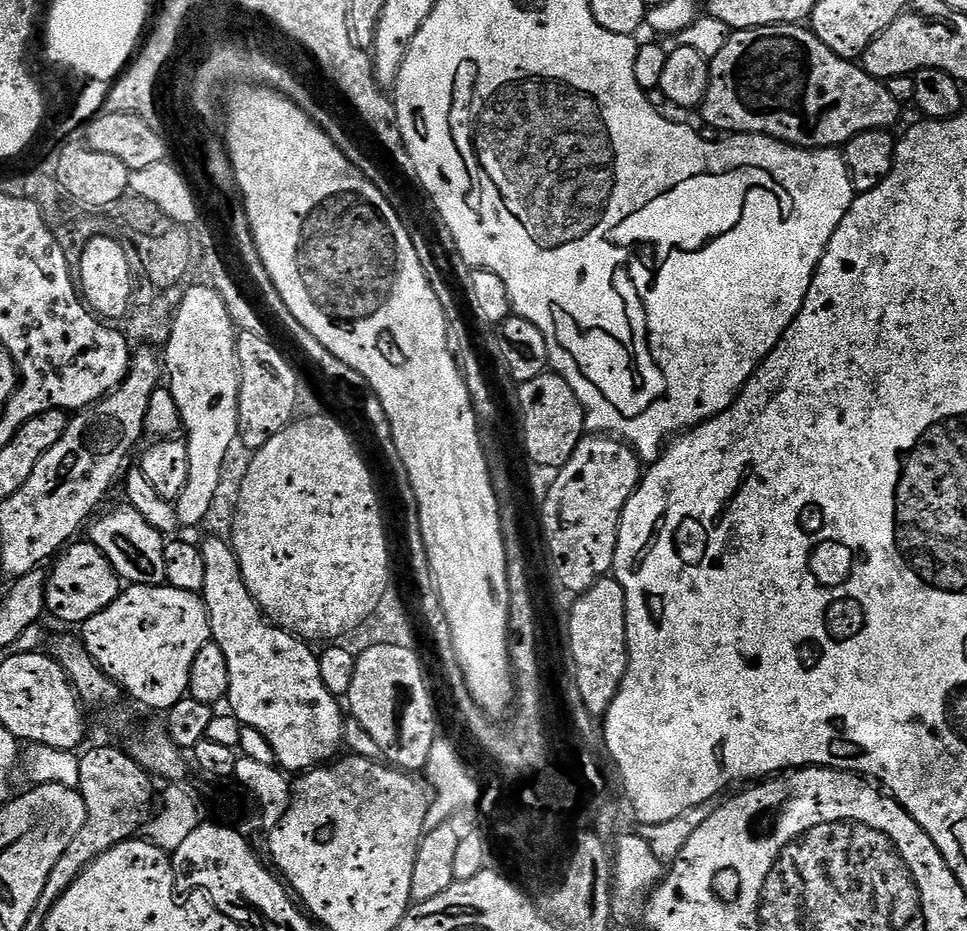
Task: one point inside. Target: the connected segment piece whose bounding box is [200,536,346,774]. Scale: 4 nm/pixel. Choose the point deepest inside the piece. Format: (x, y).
(276, 687)

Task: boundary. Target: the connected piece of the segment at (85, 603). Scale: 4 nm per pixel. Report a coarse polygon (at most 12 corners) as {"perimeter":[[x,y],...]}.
{"perimeter":[[69,543],[48,572],[44,606],[83,626],[120,597],[102,550]]}

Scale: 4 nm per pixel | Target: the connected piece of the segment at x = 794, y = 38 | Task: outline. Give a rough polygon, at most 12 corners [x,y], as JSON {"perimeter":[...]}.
{"perimeter":[[800,24],[710,60],[720,134],[815,150],[892,130],[885,81]]}

